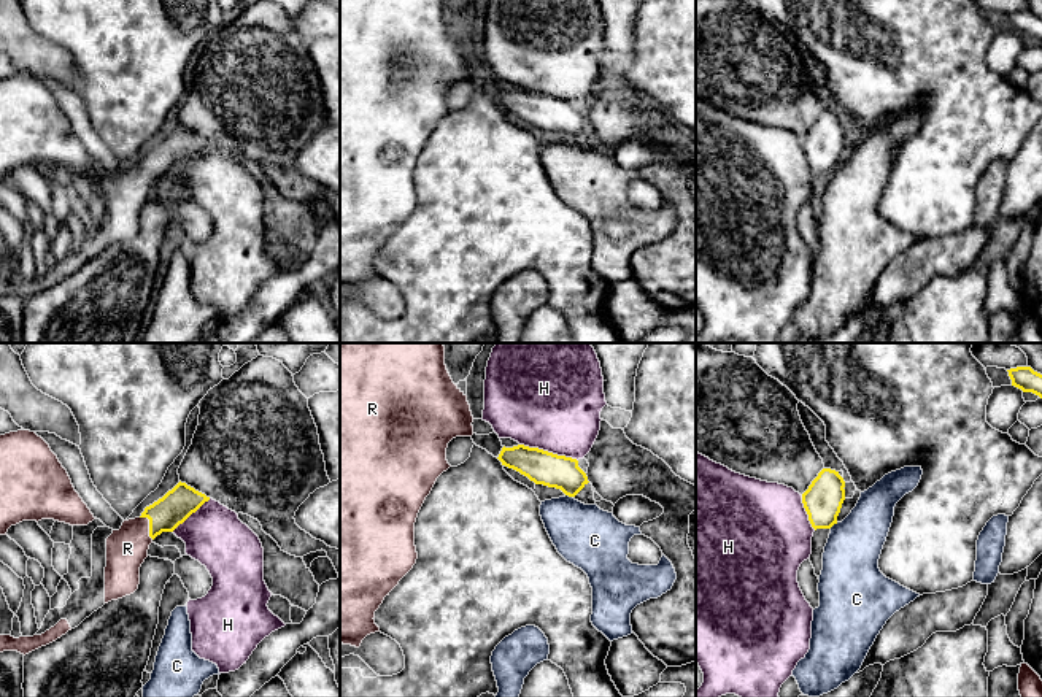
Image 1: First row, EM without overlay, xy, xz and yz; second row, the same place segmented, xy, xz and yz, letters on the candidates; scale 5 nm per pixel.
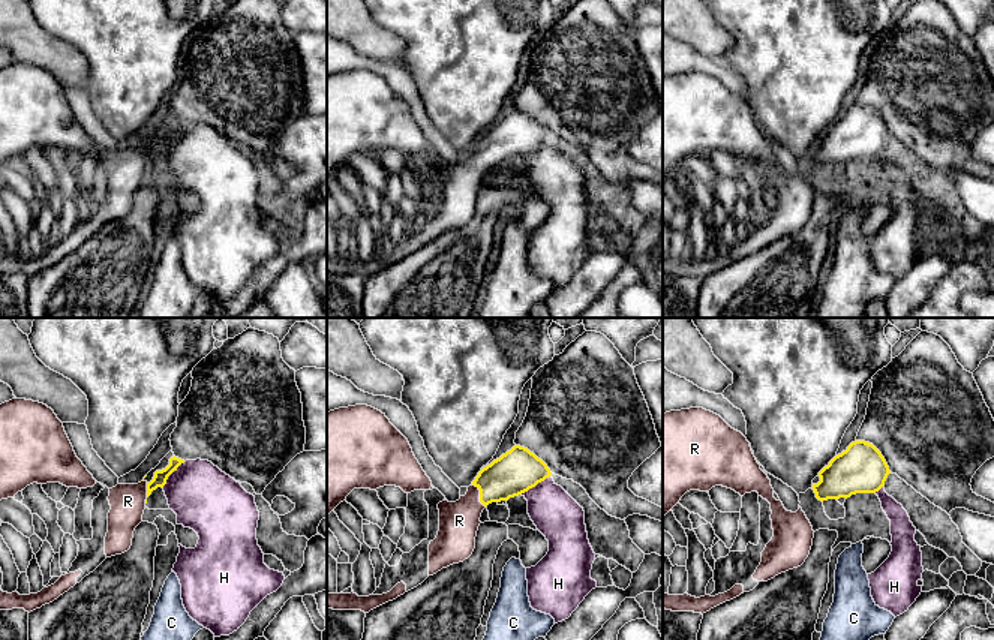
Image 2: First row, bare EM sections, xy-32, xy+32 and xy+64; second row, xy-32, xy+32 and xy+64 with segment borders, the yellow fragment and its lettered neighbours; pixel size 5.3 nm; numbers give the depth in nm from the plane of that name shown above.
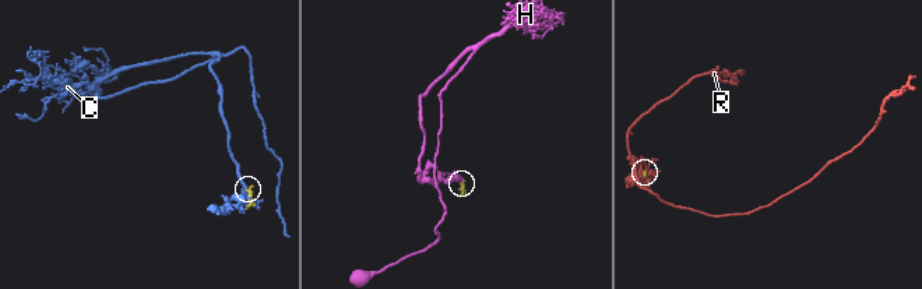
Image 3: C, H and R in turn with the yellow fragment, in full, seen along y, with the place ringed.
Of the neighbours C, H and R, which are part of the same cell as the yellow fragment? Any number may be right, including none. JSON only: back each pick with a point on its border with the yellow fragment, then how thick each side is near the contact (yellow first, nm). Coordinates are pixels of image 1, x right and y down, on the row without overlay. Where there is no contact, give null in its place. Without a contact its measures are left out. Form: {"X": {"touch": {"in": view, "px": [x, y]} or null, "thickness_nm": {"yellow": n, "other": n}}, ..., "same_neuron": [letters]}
{"R": {"touch": {"in": "xy", "px": [150, 170]}, "thickness_nm": {"yellow": 170, "other": 200}}, "same_neuron": ["R"]}

